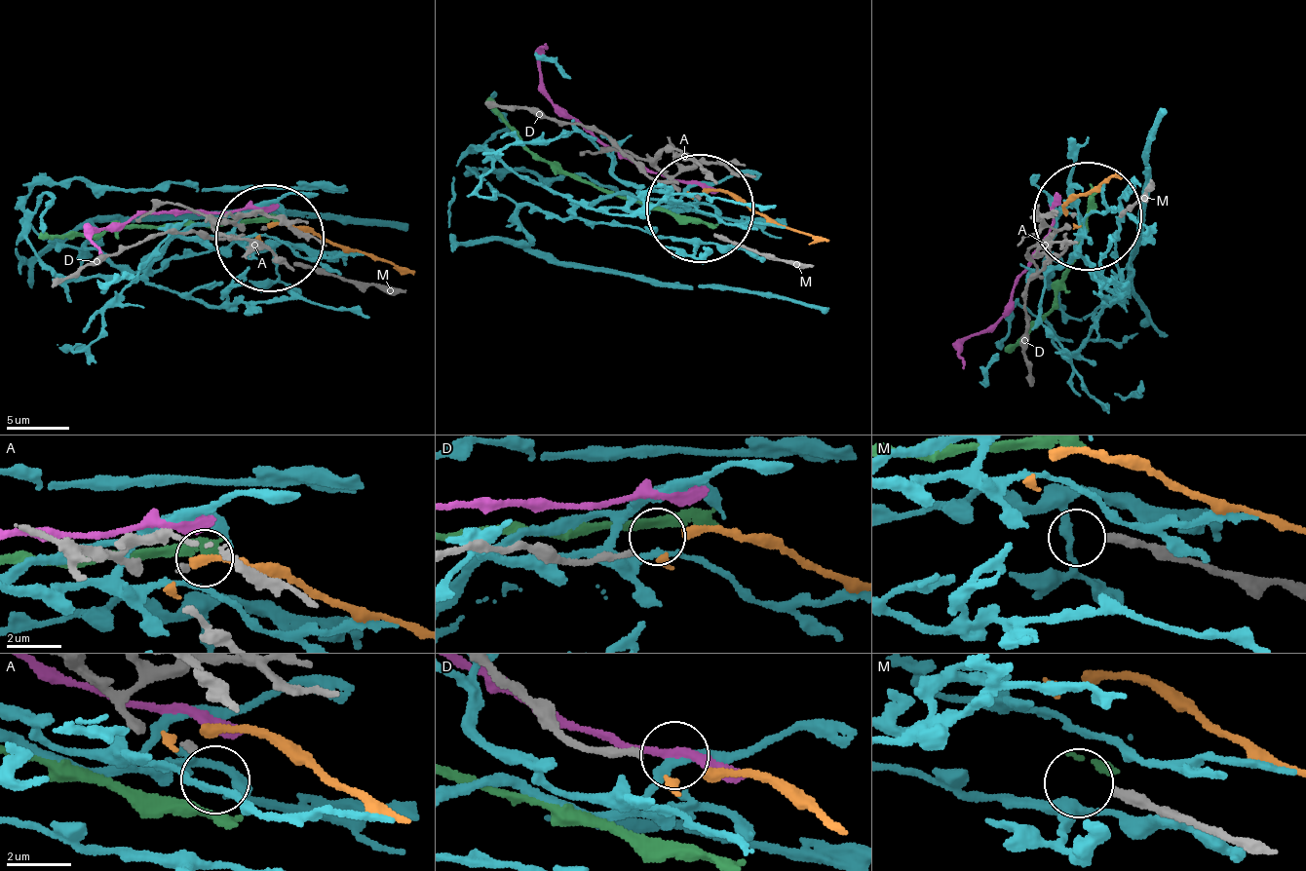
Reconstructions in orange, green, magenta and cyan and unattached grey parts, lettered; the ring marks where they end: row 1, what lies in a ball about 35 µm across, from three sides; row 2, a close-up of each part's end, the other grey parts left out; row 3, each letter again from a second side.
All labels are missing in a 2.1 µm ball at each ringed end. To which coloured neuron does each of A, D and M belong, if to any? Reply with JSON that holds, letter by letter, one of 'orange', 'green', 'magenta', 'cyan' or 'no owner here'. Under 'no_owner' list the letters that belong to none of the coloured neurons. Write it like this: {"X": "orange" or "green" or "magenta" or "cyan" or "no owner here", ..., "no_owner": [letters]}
{"A": "cyan", "D": "orange", "M": "no owner here", "no_owner": ["M"]}

